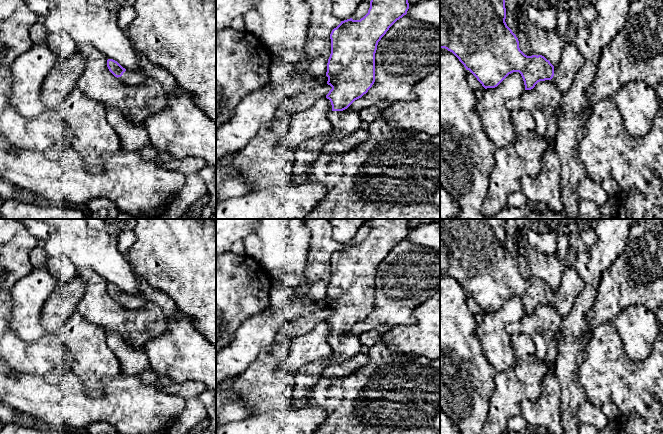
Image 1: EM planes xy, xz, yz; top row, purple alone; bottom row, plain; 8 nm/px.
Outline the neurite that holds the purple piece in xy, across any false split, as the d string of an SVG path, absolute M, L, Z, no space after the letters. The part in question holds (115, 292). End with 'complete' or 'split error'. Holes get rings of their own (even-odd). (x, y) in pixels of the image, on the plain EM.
M113 283L107 284L107 291L124 310L129 312L136 312L147 303L146 299L125 293Z; split error

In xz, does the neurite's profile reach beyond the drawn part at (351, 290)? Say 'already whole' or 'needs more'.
needs more

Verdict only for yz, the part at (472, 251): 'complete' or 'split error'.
split error

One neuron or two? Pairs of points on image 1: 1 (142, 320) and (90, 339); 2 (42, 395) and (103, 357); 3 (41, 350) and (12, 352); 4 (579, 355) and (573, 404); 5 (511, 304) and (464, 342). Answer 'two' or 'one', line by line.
1: two
2: two
3: one
4: one
5: two

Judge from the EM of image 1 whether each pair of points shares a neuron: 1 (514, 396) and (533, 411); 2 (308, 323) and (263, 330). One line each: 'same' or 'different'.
1: different
2: different

